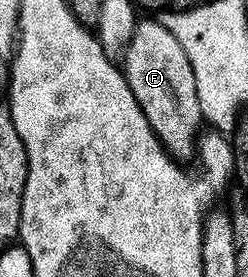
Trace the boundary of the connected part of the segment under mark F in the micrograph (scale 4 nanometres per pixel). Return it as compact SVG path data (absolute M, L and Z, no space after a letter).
M145 18L138 22L132 42L124 48L123 74L139 109L143 109L143 117L147 117L165 150L178 161L192 160L199 143L197 126L203 123L195 73L191 61L187 61L187 53L183 53L183 45L175 41L175 33L167 30L156 18Z

